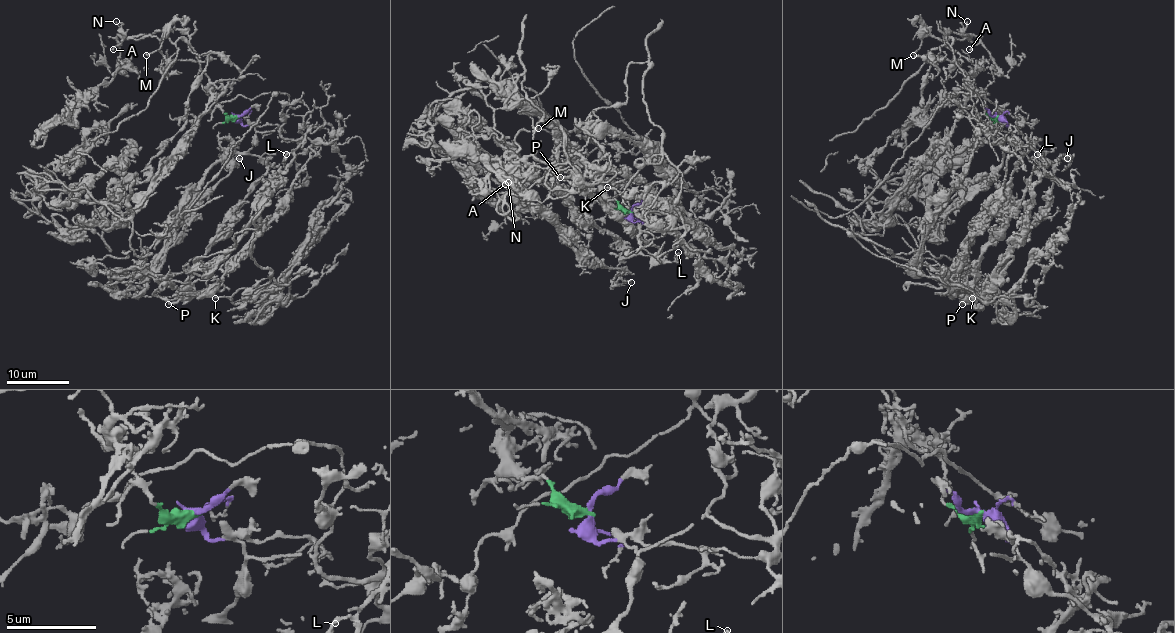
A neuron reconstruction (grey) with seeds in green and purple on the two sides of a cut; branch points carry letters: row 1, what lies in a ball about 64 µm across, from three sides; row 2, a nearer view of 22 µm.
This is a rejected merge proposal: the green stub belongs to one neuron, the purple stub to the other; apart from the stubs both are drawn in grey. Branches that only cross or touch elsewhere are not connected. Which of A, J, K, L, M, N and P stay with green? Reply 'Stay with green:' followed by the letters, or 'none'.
Stay with green: A, M, N

